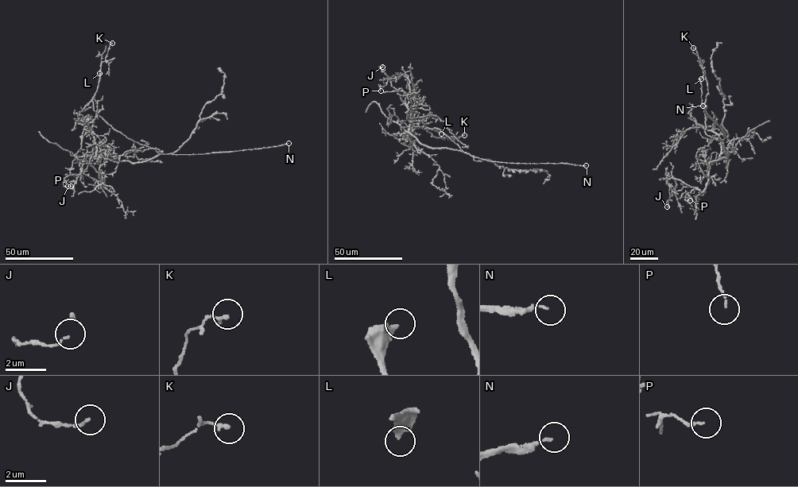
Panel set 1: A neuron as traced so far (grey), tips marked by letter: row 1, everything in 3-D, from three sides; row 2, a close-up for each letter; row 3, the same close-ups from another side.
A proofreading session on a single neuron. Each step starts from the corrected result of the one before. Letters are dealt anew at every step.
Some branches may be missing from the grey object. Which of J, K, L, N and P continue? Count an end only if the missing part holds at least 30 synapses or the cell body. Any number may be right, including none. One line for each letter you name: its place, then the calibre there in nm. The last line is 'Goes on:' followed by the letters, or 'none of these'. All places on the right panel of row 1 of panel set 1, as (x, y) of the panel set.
L: at (701, 79); 320 nm thick
N: at (703, 106); 90 nm thick
Goes on: L, N

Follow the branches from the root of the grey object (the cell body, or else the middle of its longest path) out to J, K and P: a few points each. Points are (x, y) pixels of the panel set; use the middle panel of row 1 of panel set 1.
J: (428, 148), (408, 131), (411, 122), (406, 118), (408, 109), (379, 67), (382, 67)
K: (428, 148), (406, 132), (409, 137), (410, 129), (404, 132), (419, 128), (435, 138), (464, 135)
P: (428, 148), (408, 131), (409, 80), (403, 74), (391, 79), (384, 86), (378, 84), (381, 90)

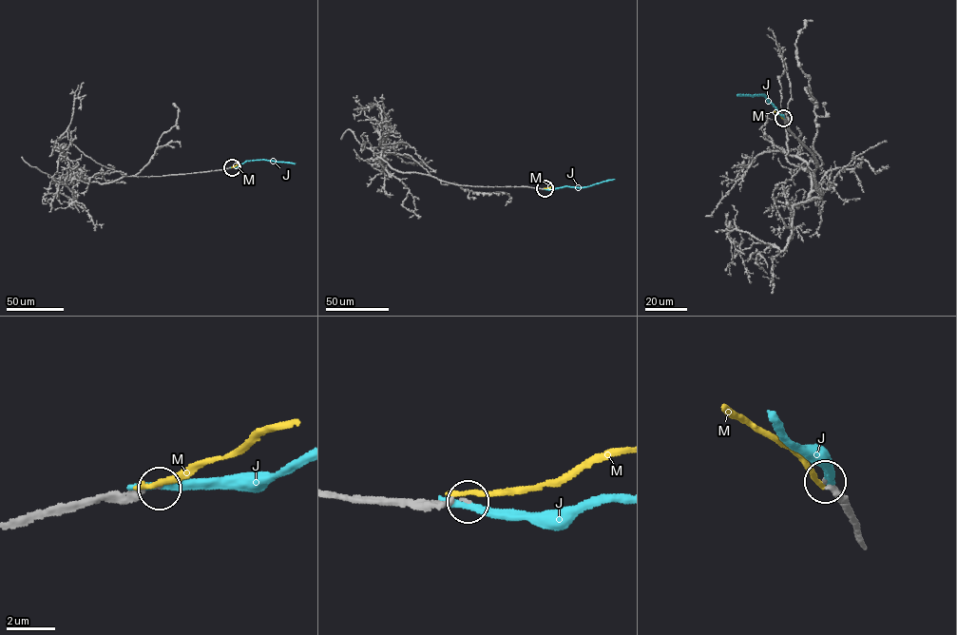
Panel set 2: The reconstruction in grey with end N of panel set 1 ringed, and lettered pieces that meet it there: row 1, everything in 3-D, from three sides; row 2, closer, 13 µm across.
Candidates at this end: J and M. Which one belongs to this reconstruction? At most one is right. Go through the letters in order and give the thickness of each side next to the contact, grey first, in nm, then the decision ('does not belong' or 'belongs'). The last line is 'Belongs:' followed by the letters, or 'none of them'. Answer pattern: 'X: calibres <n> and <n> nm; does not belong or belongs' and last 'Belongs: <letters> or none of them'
J: calibres 280 and 320 nm; does not belong
M: calibres 220 and 240 nm; does not belong
Belongs: none of them

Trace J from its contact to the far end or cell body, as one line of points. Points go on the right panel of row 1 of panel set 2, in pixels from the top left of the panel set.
J: (784, 118), (762, 94), (736, 94)

